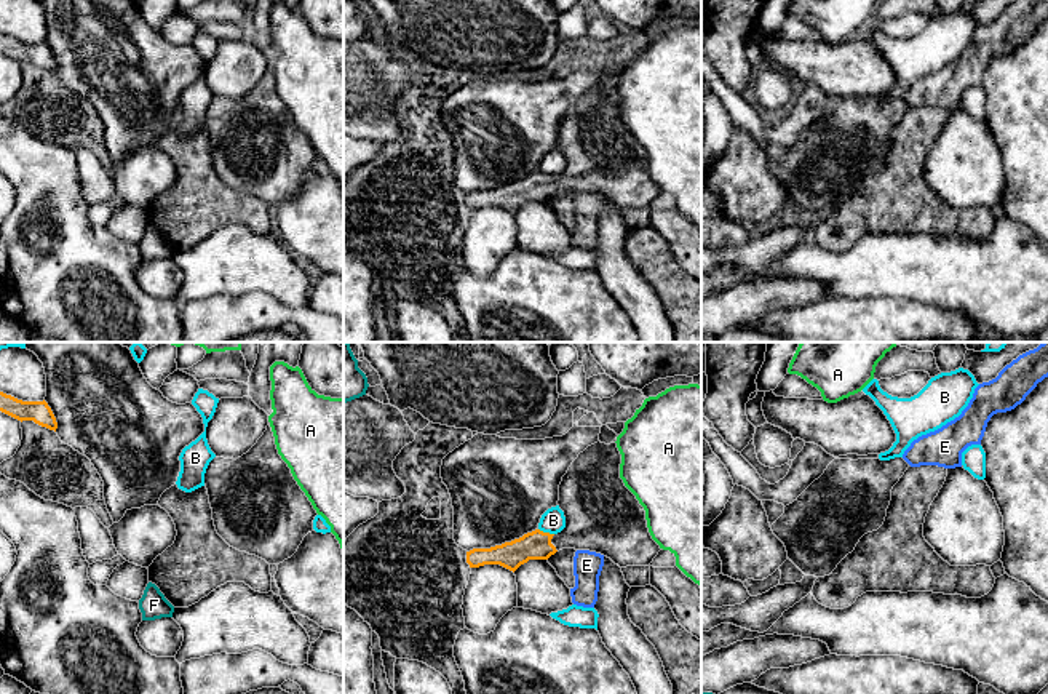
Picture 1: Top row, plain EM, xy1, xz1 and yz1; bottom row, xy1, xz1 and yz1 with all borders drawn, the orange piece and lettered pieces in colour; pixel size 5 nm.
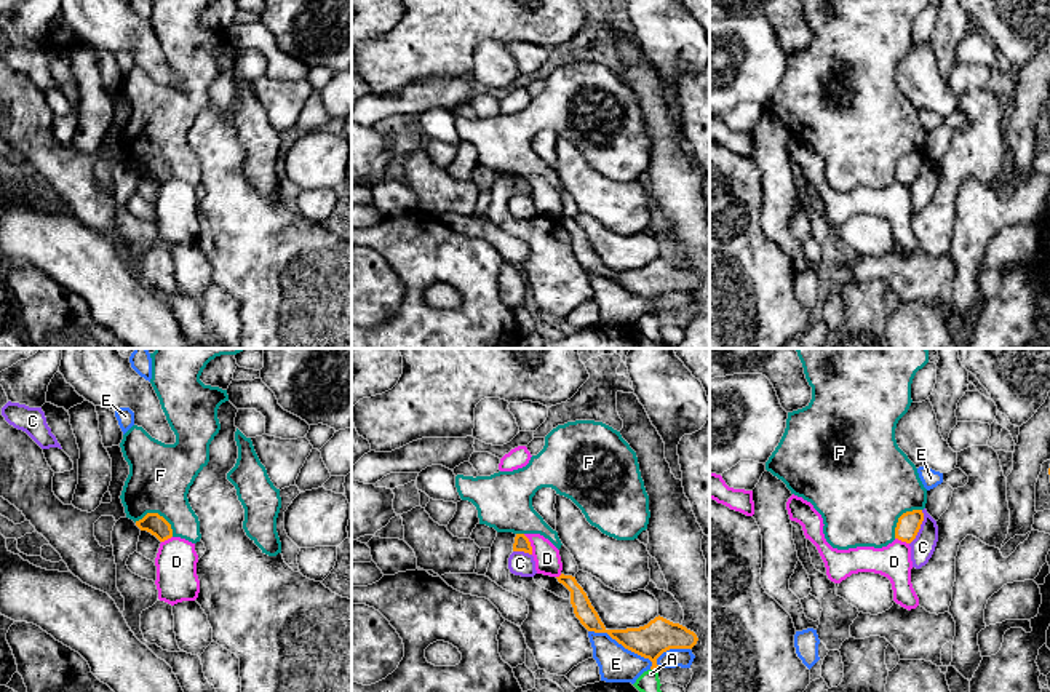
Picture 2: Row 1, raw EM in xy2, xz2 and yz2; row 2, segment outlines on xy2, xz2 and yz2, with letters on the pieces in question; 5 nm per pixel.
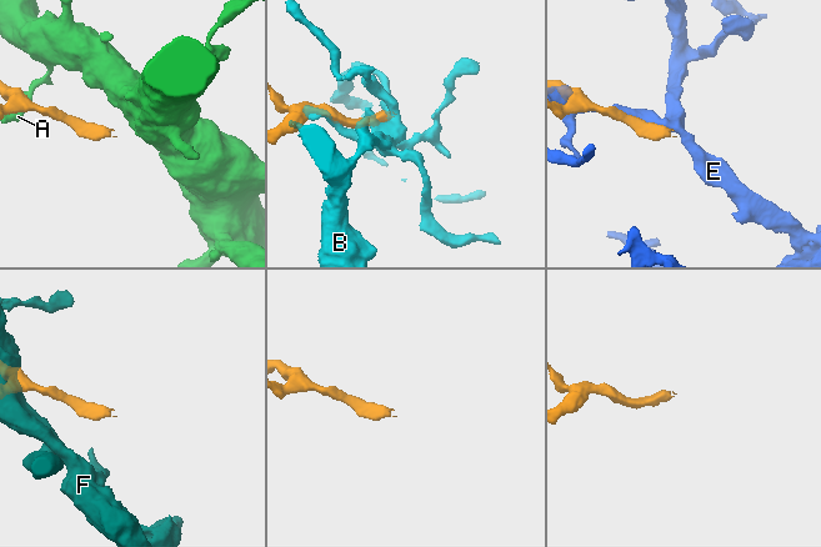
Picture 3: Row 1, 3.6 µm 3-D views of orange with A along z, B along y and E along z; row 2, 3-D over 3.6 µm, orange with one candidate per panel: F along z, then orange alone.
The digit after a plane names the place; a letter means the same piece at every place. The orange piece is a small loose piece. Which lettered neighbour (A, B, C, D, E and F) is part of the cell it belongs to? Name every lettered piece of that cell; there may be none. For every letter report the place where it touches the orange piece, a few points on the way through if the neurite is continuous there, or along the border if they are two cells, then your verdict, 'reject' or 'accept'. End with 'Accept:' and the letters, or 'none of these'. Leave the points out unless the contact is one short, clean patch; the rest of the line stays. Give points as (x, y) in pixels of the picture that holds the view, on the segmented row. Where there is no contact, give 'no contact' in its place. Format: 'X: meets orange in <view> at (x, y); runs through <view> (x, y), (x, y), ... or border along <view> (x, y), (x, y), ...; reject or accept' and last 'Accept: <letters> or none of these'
A: meets orange in xz2 at (654, 668); reject
B: meets orange in xz1 at (547, 533); border along xz1 (539, 528), (553, 534); reject
C: meets orange in yz2 at (919, 528); border along yz2 (922, 510), (921, 528), (910, 544); reject
D: meets orange in xz2 at (529, 544); border along xz2 (523, 534), (532, 553); reject
E: meets orange in xz2 at (624, 646); reject
F: meets orange in xy2 at (157, 513); border along xy2 (135, 521), (147, 513), (159, 513), (170, 524), (173, 536); reject
Accept: none of these

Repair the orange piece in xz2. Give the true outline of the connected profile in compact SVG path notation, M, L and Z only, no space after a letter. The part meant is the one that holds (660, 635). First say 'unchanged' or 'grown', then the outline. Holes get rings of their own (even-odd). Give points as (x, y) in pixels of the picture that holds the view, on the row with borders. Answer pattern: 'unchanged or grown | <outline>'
unchanged | M561 574L556 579L571 591L574 614L588 631L607 633L625 649L649 658L650 670L658 670L657 658L663 652L692 649L698 641L694 631L660 615L639 628L607 630L575 577Z

